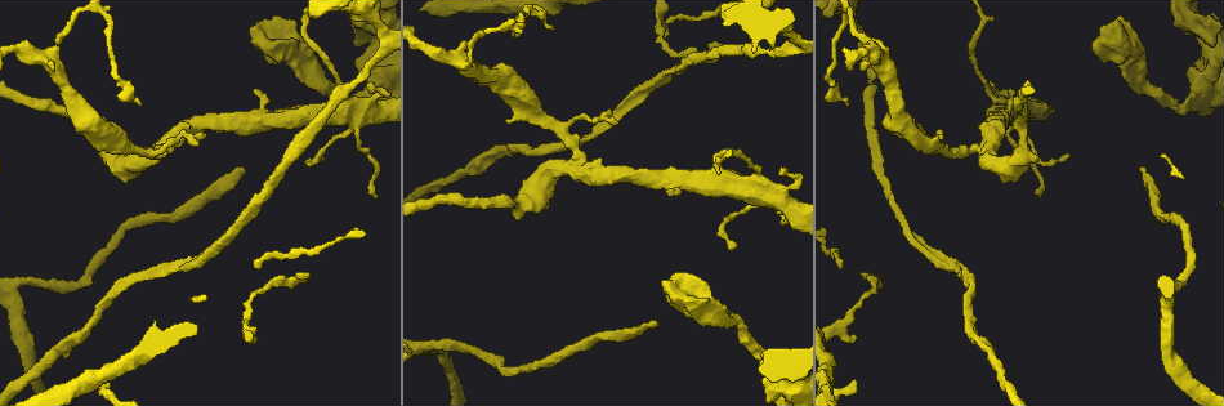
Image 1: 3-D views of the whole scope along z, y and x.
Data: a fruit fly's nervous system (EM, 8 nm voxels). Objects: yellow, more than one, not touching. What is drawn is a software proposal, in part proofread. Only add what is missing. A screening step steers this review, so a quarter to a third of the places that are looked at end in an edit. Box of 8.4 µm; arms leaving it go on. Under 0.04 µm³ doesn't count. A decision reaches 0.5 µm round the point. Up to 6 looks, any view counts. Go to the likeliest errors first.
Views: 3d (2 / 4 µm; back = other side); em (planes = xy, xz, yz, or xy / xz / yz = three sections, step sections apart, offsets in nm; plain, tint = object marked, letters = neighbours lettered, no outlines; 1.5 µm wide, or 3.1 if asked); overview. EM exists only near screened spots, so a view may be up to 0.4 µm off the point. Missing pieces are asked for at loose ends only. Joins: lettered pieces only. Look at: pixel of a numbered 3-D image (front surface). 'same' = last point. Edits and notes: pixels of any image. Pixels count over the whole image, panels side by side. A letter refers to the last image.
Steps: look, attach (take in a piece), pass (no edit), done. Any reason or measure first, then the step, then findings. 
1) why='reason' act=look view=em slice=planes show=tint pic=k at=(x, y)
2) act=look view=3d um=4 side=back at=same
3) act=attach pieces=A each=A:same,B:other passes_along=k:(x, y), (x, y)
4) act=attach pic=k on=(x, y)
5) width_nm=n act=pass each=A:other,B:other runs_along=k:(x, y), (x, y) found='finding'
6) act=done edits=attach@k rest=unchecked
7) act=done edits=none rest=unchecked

act=look view=3d um=4 side=back pic=1 at=(654, 322)

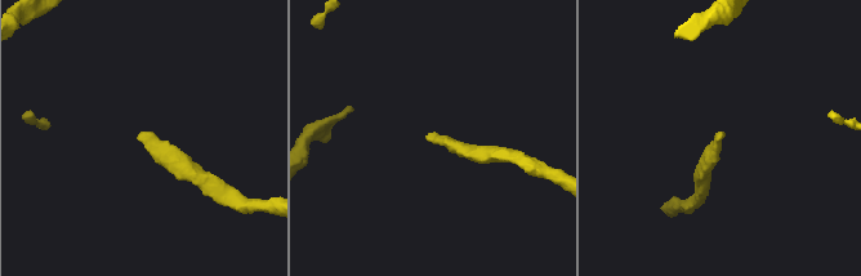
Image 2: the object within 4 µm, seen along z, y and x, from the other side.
why='now the EM' act=look view=em slice=planes show=letters pic=2 at=(139, 134)

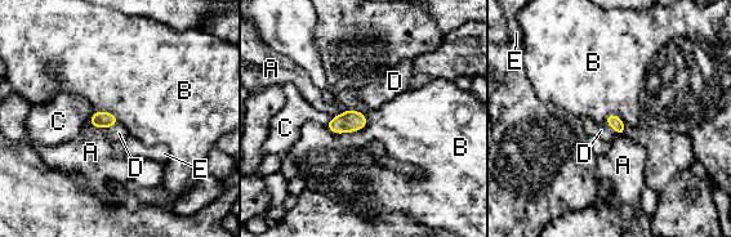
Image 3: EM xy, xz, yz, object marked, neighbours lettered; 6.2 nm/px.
longest_contact=B:280nm act=attach pieces=D each=A:other,B:other,C:other,D:same,E:other found='it goes on there'

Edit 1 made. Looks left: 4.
why='thick end' act=look view=em slice=xz step=8 show=letters pic=1 at=(1101, 32)

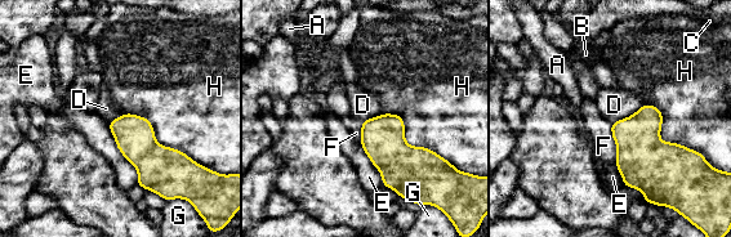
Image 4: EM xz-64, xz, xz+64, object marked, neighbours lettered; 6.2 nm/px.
width_nm=260 act=pass each=A:other,B:other,C:other,D:other,E:other,F:other,G:other,H:other border=4:(124, 112), (209, 169) found='none of them fits'

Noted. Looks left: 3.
why='tapers out' act=look view=em slice=planes show=letters pic=1 at=(206, 134)

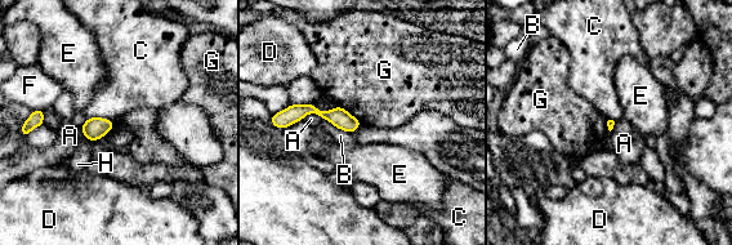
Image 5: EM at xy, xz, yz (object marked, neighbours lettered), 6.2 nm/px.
act=pass each=A:other,B:other,C:other,D:other,E:other,F:other,G:other,H:other runs_along=5:(285, 116), (316, 110), (356, 124) found='none of them fits'

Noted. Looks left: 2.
act=done edits=attach@3 rest=unchecked

